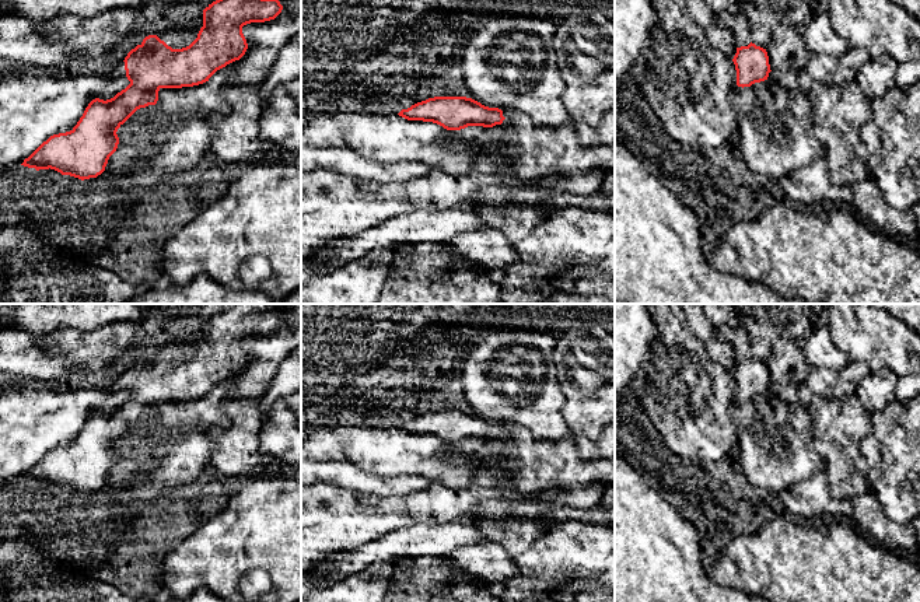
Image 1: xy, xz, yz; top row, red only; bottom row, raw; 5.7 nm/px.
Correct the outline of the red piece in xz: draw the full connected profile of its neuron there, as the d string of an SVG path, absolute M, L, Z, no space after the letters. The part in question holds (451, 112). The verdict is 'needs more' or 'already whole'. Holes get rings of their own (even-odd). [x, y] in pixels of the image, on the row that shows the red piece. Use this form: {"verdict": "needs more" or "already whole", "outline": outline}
{"verdict": "already whole", "outline": "M434 97L402 109L399 116L407 120L433 122L447 130L468 126L493 127L506 119L499 108L489 108L466 97Z"}

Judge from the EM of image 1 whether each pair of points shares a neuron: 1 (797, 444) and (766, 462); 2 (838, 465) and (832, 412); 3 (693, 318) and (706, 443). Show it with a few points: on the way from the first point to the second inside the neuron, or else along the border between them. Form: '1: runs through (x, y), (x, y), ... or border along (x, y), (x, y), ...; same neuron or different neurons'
1: runs through (790, 450), (787, 452), (777, 452), (773, 457); same neuron
2: runs through (838, 452), (836, 424); same neuron
3: border along (685, 318), (689, 329), (705, 343); different neurons

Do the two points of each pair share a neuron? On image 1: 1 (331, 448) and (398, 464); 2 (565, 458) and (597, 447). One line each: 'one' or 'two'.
1: one
2: two

